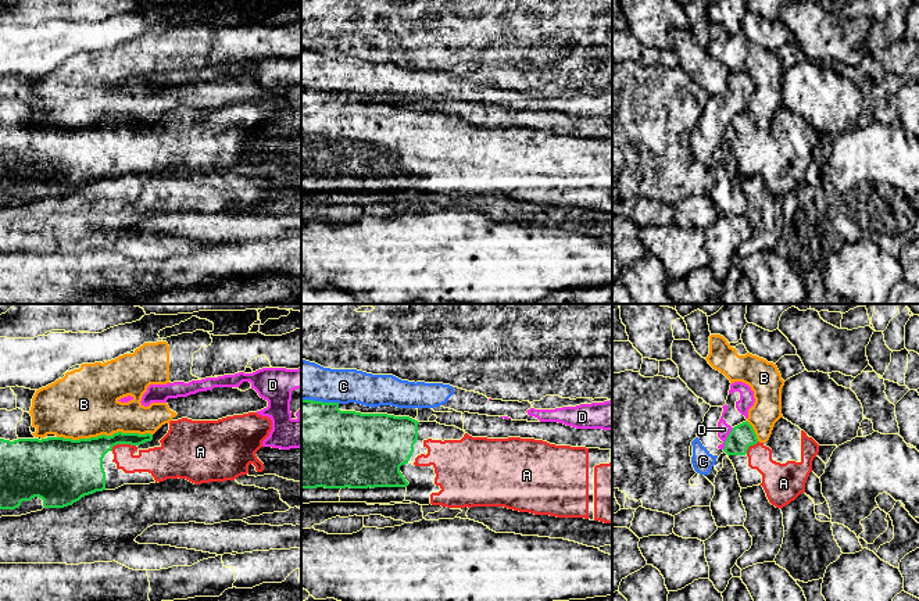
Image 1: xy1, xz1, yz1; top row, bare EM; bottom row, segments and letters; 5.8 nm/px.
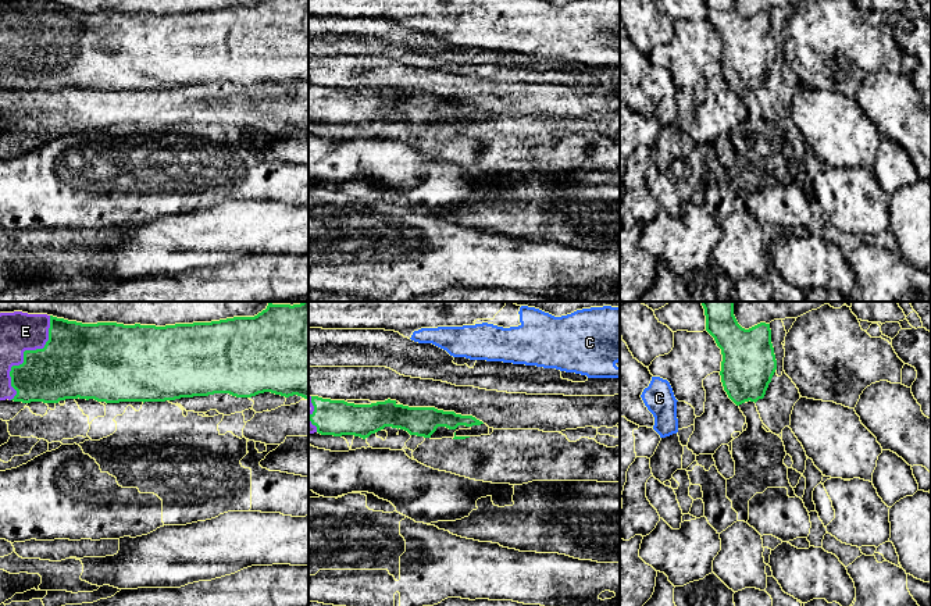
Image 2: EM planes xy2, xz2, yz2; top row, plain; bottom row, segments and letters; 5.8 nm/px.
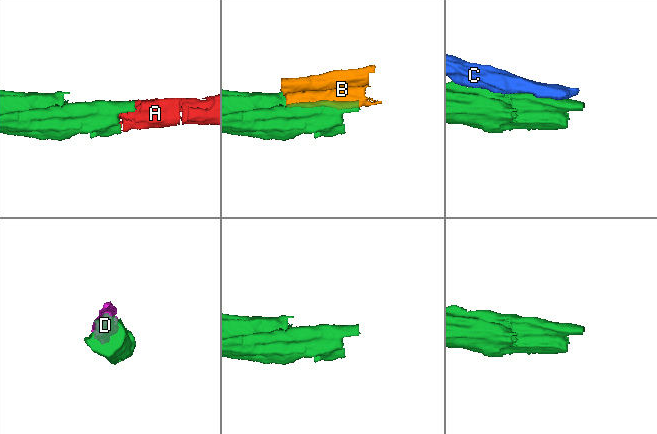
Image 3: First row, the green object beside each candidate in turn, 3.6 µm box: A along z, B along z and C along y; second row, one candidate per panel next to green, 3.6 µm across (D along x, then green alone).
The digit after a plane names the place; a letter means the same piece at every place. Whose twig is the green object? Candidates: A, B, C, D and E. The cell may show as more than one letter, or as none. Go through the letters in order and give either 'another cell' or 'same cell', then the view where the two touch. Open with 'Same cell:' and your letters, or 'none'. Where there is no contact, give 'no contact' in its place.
Same cell: A, E
A: same cell | xy1
B: another cell | xy1
C: another cell | xz1
D: another cell | yz1
E: same cell | xy2

